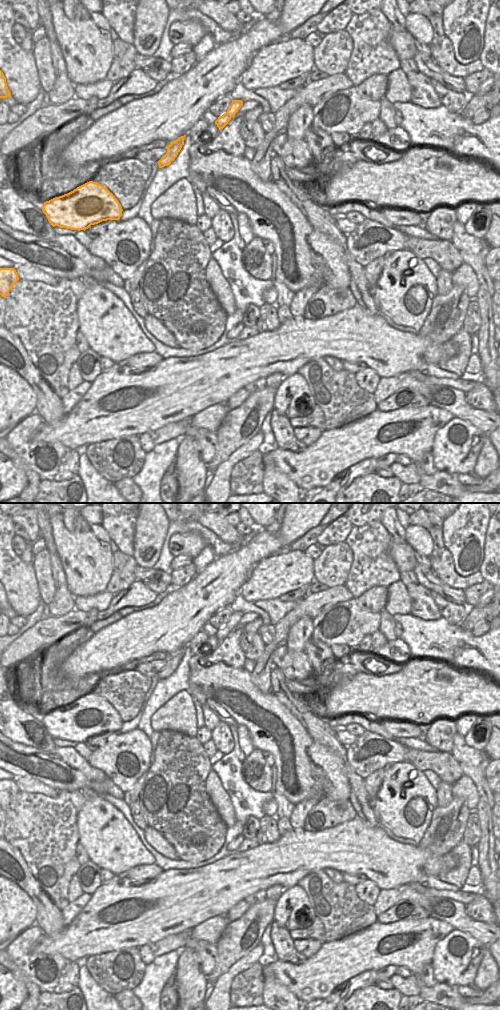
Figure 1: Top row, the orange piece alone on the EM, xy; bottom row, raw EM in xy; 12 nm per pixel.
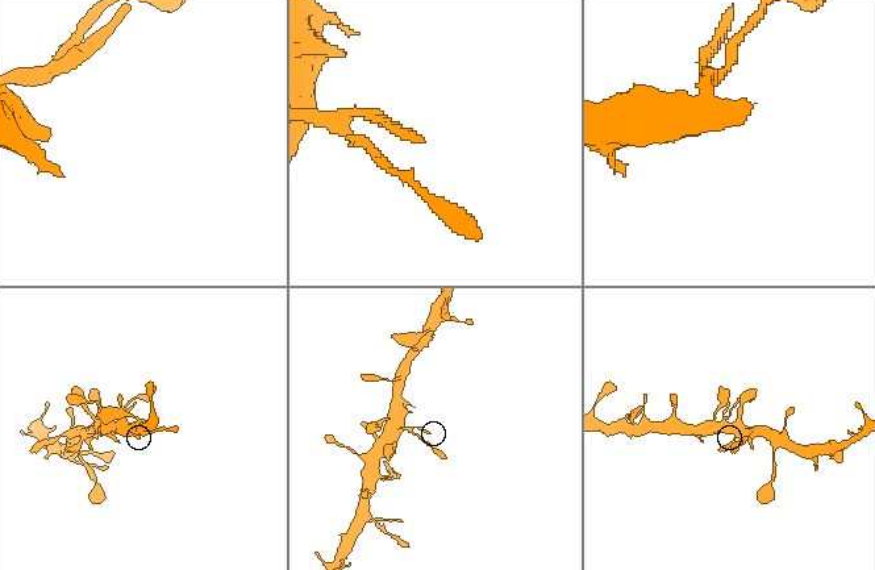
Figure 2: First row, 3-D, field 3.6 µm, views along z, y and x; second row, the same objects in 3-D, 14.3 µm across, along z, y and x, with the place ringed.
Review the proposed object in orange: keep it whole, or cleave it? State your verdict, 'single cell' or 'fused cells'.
single cell

